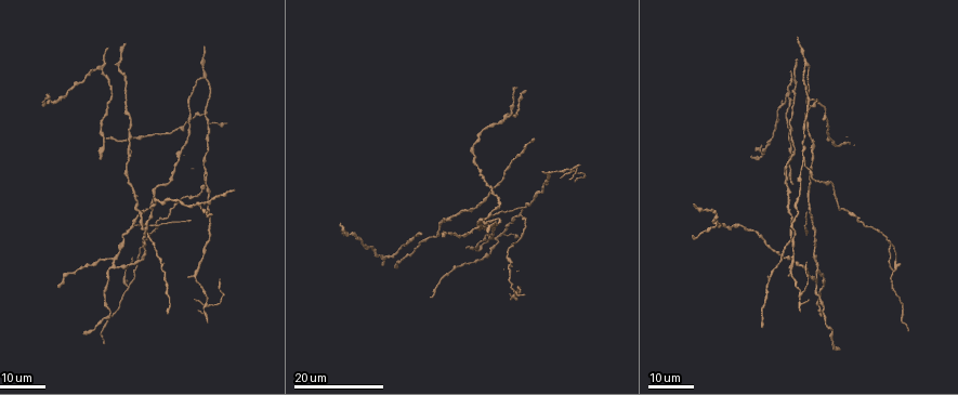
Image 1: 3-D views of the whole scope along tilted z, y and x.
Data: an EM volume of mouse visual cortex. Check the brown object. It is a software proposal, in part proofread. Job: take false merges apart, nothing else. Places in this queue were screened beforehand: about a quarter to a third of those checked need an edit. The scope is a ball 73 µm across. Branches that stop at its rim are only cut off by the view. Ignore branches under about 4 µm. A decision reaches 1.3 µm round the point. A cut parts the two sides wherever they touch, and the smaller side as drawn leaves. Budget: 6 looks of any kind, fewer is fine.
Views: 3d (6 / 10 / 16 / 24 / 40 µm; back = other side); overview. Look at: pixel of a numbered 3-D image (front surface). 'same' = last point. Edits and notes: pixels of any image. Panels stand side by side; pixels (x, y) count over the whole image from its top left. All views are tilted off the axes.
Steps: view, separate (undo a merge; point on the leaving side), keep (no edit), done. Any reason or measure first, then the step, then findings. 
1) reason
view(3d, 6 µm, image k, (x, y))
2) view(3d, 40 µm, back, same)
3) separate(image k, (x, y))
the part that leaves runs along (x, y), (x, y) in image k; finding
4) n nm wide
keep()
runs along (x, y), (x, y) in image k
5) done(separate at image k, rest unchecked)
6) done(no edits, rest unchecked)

side arm on a straight run
view(3d, 16 µm, image 1, (804, 162))

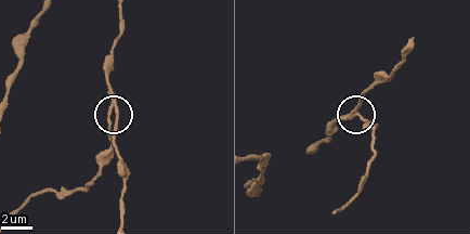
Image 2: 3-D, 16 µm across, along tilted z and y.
view(3d, 6 µm, image 2, (357, 109))

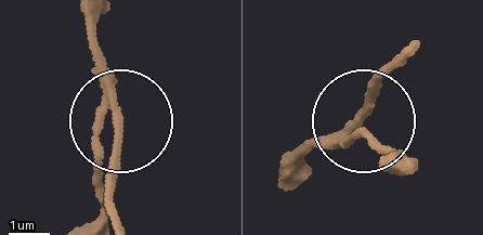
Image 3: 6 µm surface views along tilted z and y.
separate(image 3, (96, 158))
the part that leaves runs along (106, 103), (93, 151), (100, 221) in image 3; two neurons meet here

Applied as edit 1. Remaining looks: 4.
view(3d, 24 µm, image 1, (790, 274))

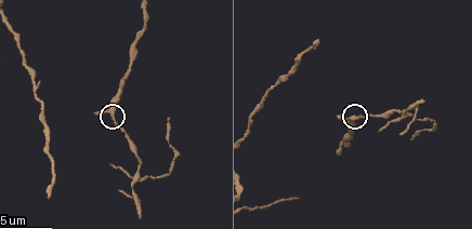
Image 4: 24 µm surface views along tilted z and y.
view(3d, 6 µm, image 4, (113, 114))

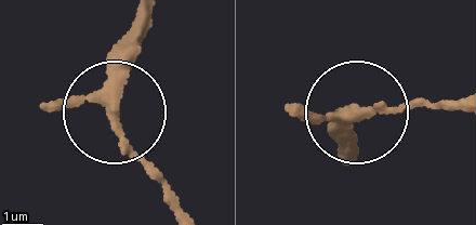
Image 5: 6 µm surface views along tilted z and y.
keep()
runs along (150, 12), (115, 126), (175, 206) in image 5; all the same neuron

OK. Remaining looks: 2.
four or more arms meet
view(3d, 16 µm, image 4, (412, 114))

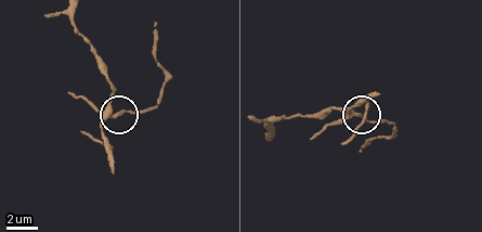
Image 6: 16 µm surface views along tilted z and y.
side arm 6 µm
separate(image 6, (87, 101))
the part that leaves runs along (108, 115), (158, 100), (157, 23) in image 6; two neurons meet here

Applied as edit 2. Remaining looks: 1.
done(separate at image 3, separate at image 6, rest unchecked)

